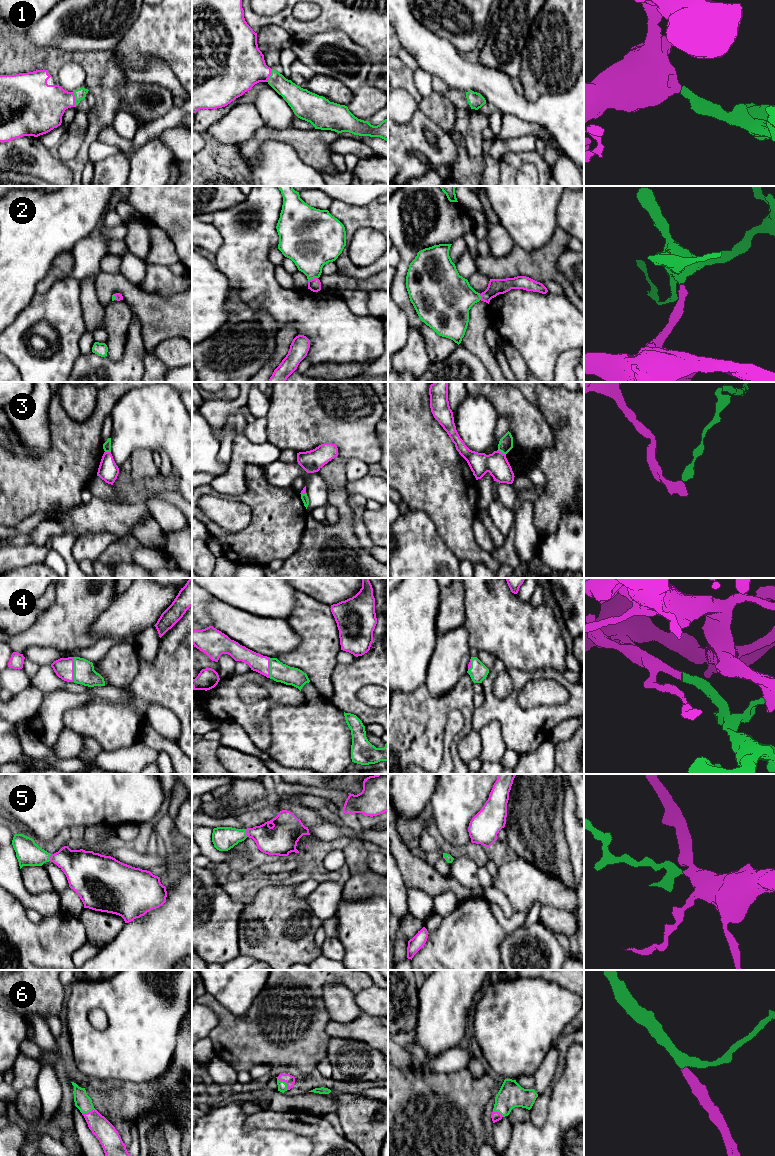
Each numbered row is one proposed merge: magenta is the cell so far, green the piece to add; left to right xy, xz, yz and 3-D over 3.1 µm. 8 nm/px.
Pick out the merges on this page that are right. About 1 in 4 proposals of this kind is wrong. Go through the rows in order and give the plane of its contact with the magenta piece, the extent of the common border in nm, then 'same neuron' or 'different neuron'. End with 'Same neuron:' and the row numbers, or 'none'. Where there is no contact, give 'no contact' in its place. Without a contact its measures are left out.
1: xy | 120 nm | same neuron
2: xz | 90 nm | same neuron
3: yz | 80 nm | different neuron
4: xy | 200 nm | same neuron
5: xz | 70 nm | same neuron
6: xz | 130 nm | same neuron
Same neuron: 1, 2, 4, 5, 6

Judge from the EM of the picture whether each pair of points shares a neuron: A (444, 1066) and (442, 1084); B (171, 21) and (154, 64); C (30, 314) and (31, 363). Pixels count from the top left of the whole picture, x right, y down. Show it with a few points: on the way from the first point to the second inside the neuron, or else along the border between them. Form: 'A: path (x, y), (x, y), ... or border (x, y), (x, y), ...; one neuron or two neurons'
A: border (466, 1068), (453, 1072), (433, 1072), (429, 1070); two neurons
B: border (145, 60), (149, 57), (161, 59), (173, 74); two neurons
C: path (21, 326), (17, 332), (17, 348), (20, 351); one neuron

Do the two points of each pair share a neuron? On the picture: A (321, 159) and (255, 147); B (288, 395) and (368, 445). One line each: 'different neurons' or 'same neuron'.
A: same neuron
B: same neuron

